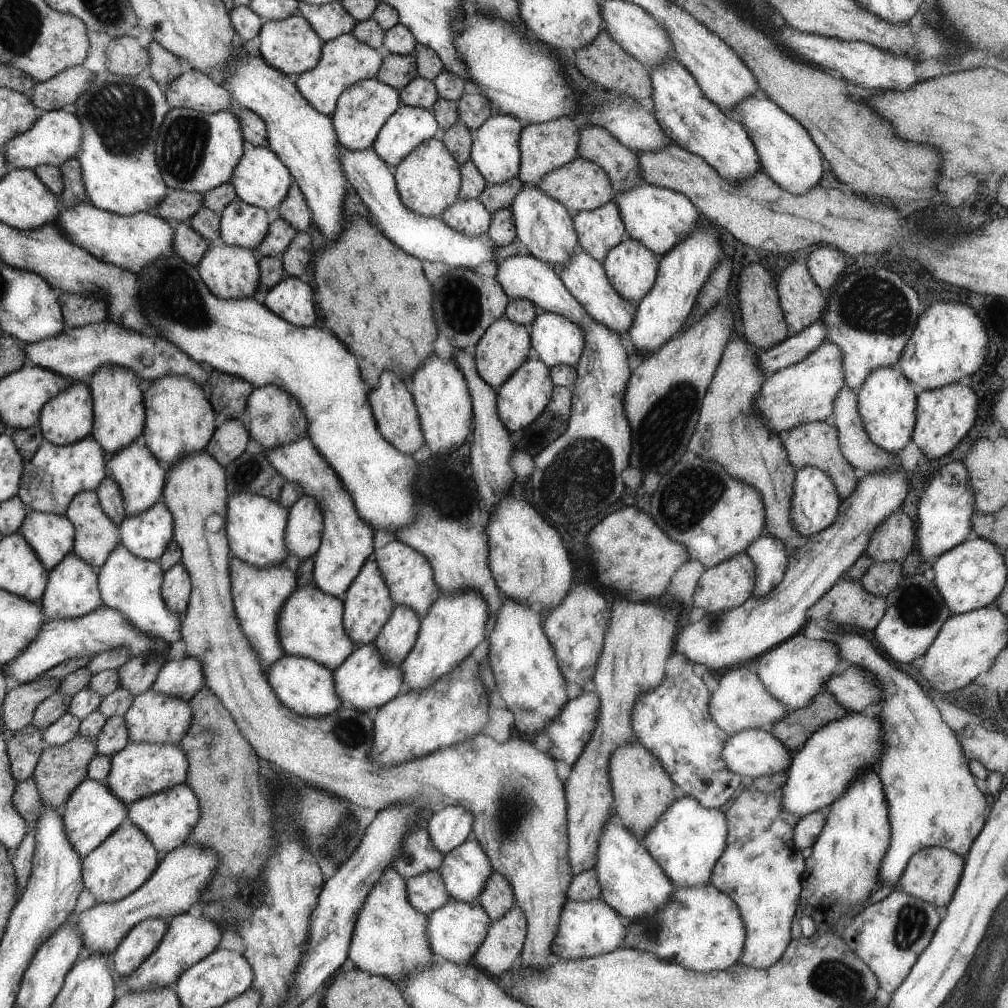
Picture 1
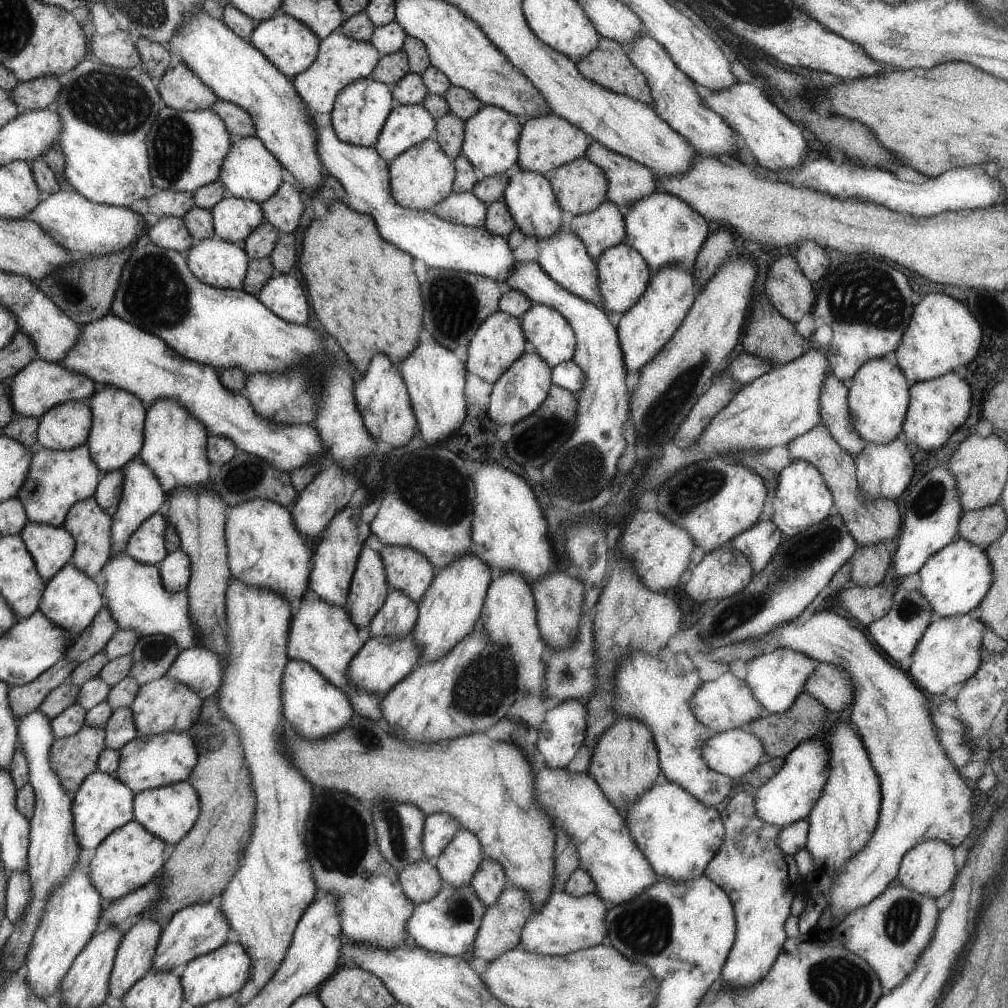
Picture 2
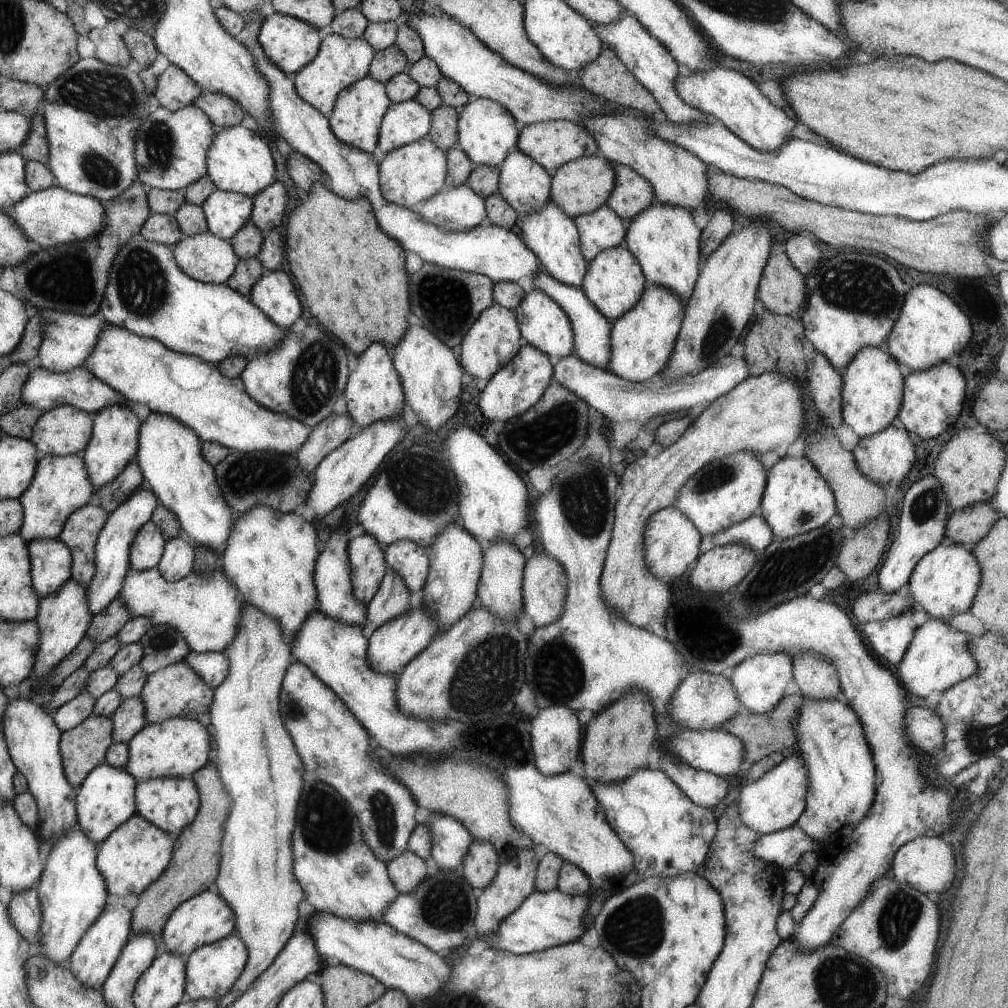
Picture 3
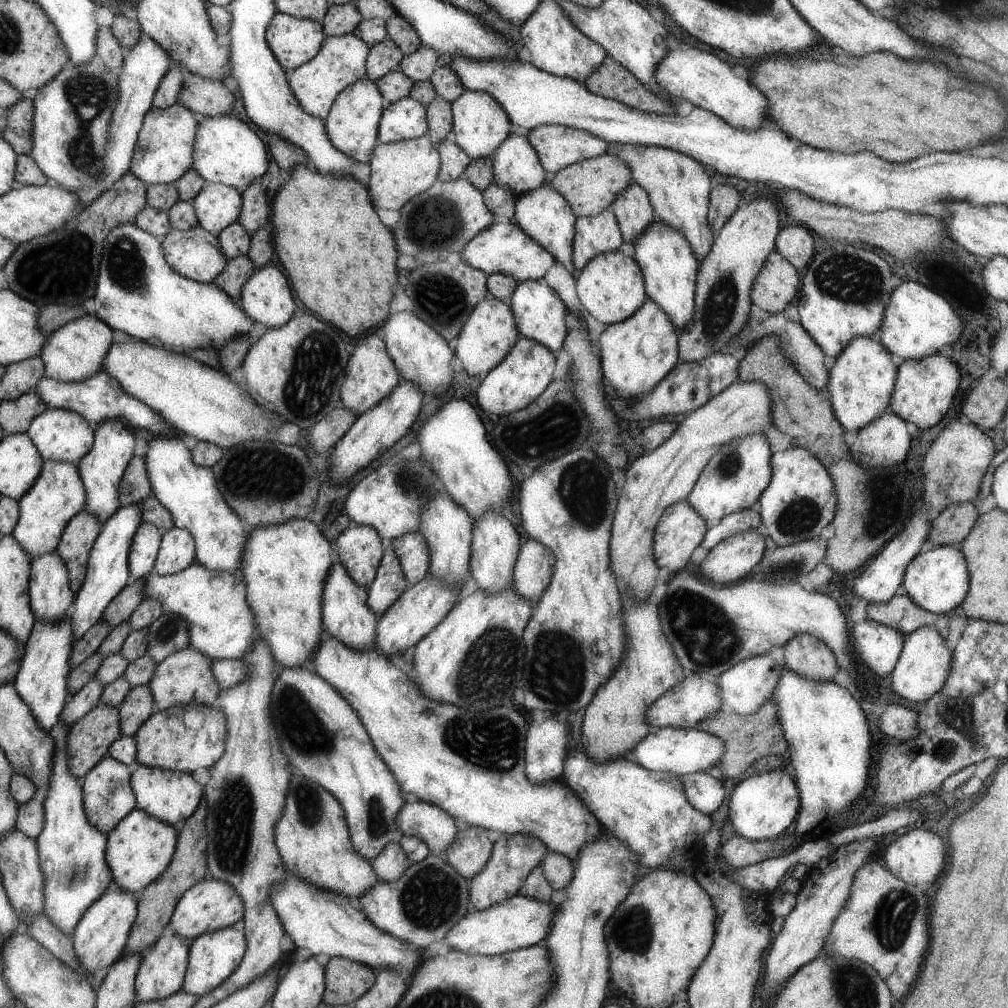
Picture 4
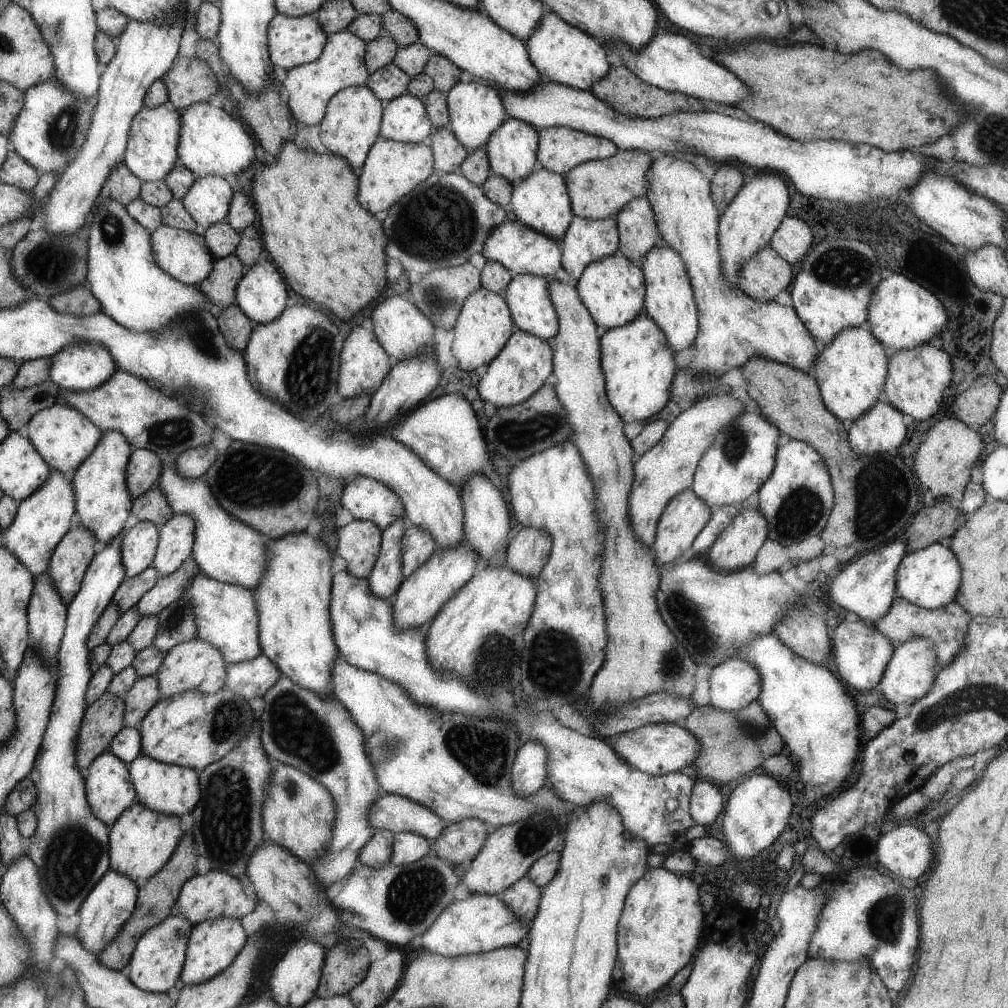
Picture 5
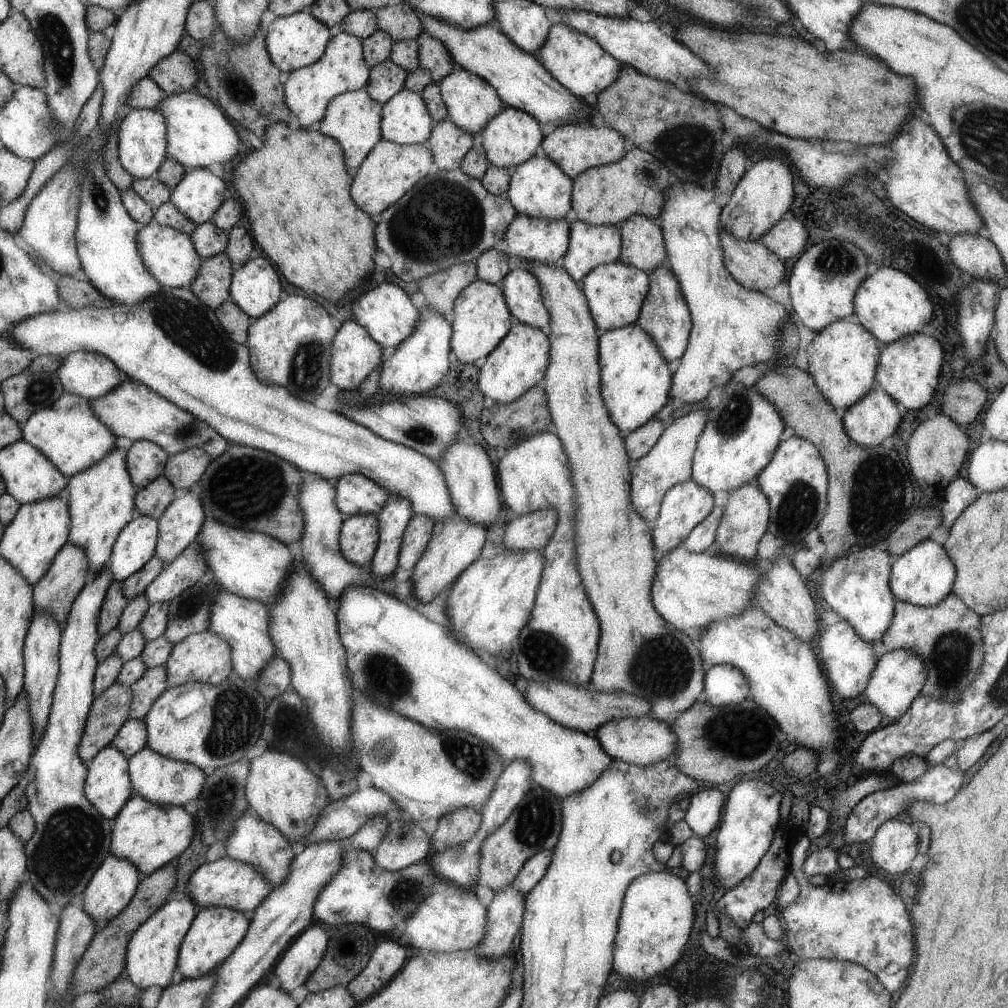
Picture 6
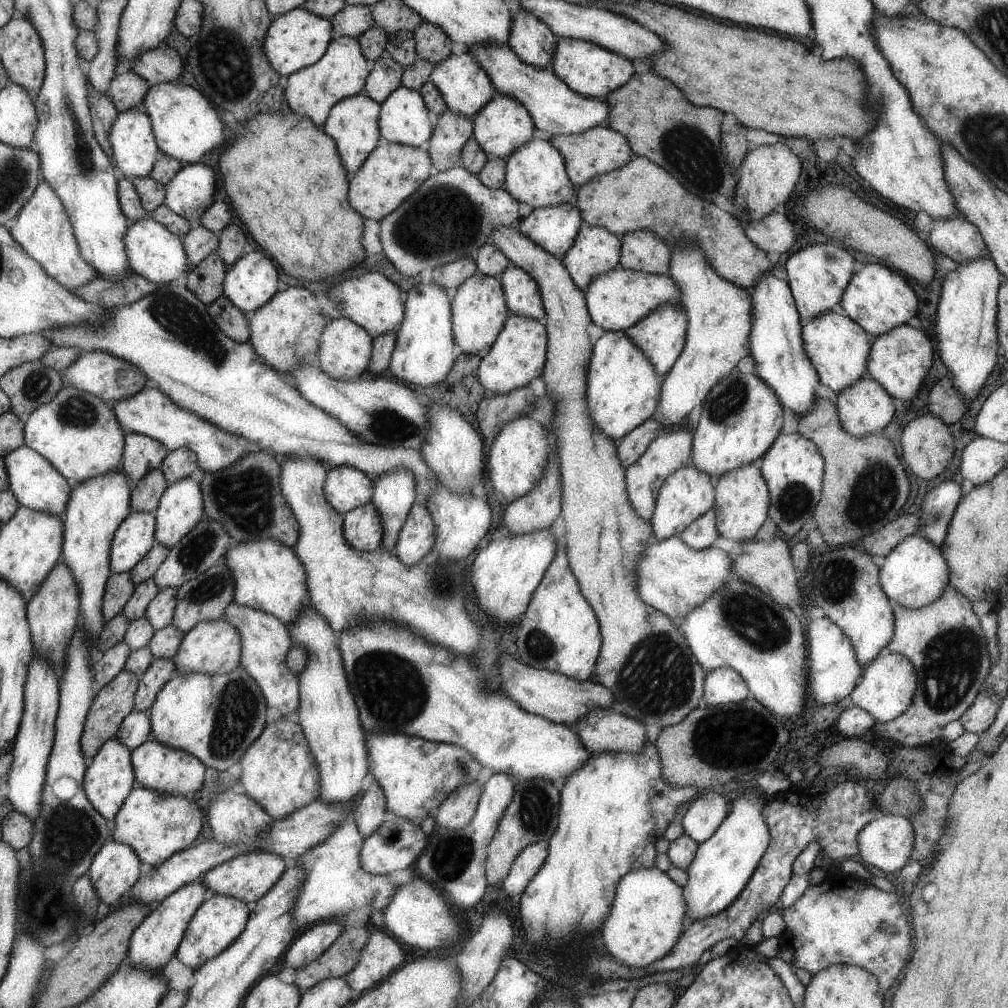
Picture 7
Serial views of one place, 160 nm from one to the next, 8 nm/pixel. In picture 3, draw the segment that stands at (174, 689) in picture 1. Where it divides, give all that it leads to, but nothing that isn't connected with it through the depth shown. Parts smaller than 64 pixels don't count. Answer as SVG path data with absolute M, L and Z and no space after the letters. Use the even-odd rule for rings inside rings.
M191 651L185 662L188 662L196 670L196 674L200 674L204 682L214 690L224 682L230 668L228 658L221 652L198 654Z

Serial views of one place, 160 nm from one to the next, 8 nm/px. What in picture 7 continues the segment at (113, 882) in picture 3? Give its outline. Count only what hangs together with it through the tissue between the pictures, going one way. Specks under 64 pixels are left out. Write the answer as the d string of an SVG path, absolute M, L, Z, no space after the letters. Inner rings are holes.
M135 783L132 798L124 802L120 818L114 817L110 839L132 847L140 862L150 866L162 865L174 854L196 843L202 830L202 812L194 800L162 794Z

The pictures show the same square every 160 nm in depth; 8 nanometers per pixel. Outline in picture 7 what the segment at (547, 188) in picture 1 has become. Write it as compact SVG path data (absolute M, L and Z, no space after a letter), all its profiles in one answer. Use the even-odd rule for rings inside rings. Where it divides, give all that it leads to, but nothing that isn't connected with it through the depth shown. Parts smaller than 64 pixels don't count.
M633 156L627 165L591 178L576 196L583 222L604 227L622 236L637 230L654 231L673 248L680 243L698 245L717 273L746 288L755 288L757 279L772 271L772 262L745 233L743 223L714 203L702 200L669 171L649 158Z

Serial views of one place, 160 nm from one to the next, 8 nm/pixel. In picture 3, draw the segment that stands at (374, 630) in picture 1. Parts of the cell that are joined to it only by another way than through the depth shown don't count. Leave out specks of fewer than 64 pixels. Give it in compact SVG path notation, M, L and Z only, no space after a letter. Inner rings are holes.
M363 531L351 535L348 542L348 558L351 562L354 594L364 606L375 598L387 574L386 552L379 540Z

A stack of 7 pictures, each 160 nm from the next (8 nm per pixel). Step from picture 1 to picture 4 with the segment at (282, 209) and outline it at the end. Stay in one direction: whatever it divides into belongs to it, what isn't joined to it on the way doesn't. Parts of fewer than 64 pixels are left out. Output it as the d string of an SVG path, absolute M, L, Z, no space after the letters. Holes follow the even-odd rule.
M252 182L242 192L243 209L240 210L239 223L254 234L260 228L266 228L270 220L270 200L266 194L266 188L262 188L260 182Z

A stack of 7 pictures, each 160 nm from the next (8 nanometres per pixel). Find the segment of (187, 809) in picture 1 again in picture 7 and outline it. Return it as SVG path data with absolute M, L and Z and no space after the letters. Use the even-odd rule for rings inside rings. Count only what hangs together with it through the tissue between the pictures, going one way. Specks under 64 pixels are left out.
M154 738L131 751L131 762L134 764L135 782L145 789L194 800L194 794L202 788L206 765L195 755L167 747Z

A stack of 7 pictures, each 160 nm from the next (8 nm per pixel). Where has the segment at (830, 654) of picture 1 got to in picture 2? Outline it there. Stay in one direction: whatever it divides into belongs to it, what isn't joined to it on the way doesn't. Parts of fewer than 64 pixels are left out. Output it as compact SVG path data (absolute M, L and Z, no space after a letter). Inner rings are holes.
M779 648L774 652L762 653L747 664L747 674L744 682L750 686L752 694L763 706L767 714L784 713L791 709L796 698L804 692L808 678L816 670L816 661L800 651L790 648Z

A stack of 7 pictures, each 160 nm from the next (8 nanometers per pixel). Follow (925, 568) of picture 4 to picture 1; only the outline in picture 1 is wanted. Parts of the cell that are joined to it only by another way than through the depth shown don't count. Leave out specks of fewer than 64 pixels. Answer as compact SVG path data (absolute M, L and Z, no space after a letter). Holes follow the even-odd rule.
M980 537L964 540L956 548L941 554L932 568L934 570L929 575L932 576L952 615L985 608L996 601L1006 586L1004 556L992 542Z

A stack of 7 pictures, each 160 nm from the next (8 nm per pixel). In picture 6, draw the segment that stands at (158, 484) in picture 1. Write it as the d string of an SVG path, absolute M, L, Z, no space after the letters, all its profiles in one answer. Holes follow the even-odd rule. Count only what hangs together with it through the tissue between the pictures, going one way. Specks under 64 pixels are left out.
M107 566L100 572L90 574L62 626L54 704L47 728L35 745L35 754L31 758L32 768L39 774L25 790L27 809L35 819L35 833L27 842L29 861L28 878L25 880L32 882L44 900L51 902L58 910L81 899L91 878L111 852L111 830L115 822L104 818L87 795L82 794L84 780L87 780L87 766L80 758L79 745L96 697L94 680L100 662L95 654L95 646L99 642L99 614L113 582ZM66 770L72 770L70 778L66 778Z

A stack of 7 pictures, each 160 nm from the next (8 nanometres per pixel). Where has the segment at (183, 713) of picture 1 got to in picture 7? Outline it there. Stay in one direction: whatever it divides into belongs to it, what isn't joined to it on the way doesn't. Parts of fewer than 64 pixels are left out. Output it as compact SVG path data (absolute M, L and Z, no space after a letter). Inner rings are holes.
M225 618L202 621L195 624L186 634L171 658L180 675L186 673L204 673L209 675L228 674L240 667L242 661L242 639L235 626Z

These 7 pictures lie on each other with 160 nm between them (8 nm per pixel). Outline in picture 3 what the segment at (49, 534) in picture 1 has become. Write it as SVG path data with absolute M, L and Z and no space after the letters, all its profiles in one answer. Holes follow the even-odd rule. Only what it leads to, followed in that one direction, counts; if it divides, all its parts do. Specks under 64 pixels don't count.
M60 539L32 540L27 544L32 586L39 600L62 590L71 577L71 550Z

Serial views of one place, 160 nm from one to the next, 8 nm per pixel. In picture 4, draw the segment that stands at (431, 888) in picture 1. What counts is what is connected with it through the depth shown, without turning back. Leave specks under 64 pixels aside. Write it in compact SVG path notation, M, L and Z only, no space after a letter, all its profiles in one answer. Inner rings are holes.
M396 839L389 843L380 855L370 860L370 862L379 876L379 880L386 883L397 882L411 864L407 854Z

